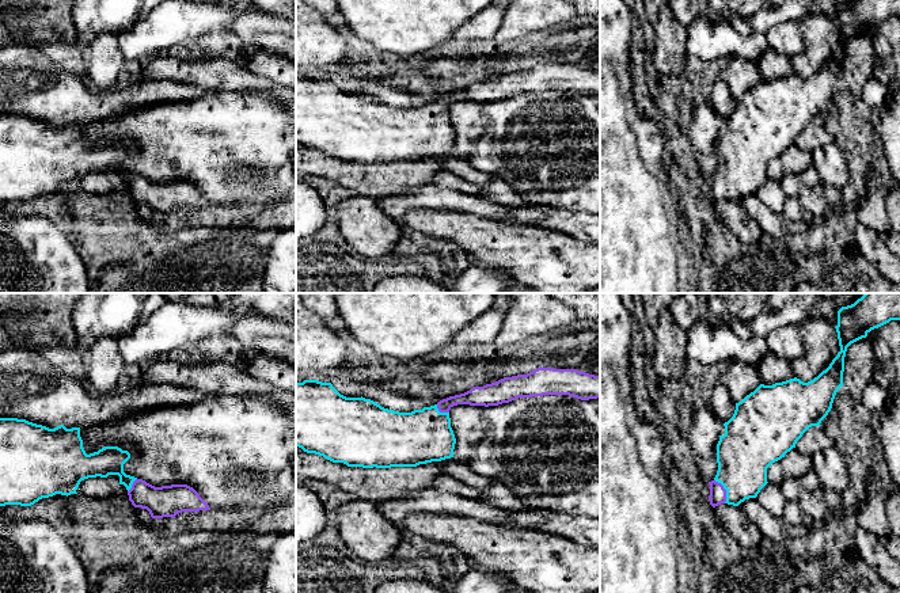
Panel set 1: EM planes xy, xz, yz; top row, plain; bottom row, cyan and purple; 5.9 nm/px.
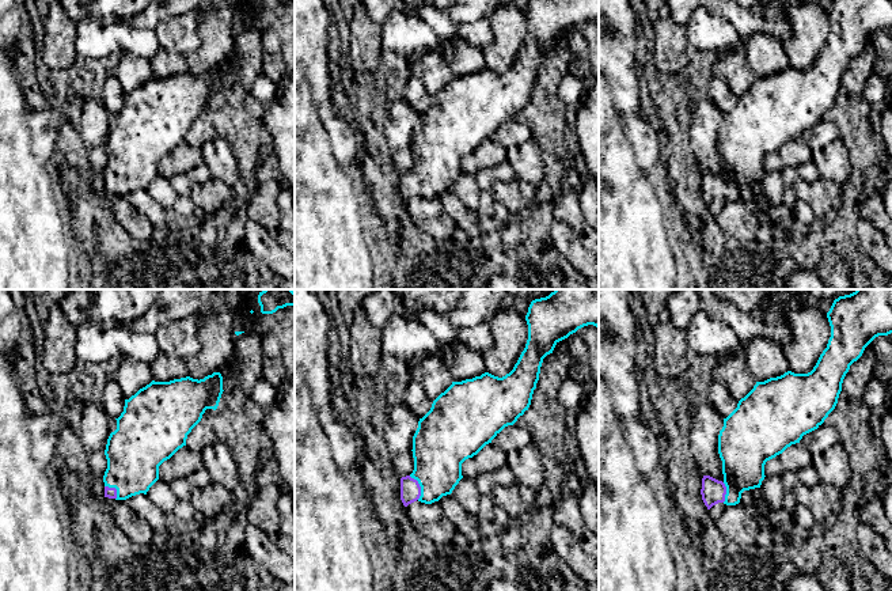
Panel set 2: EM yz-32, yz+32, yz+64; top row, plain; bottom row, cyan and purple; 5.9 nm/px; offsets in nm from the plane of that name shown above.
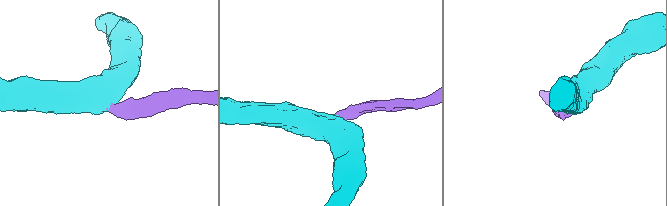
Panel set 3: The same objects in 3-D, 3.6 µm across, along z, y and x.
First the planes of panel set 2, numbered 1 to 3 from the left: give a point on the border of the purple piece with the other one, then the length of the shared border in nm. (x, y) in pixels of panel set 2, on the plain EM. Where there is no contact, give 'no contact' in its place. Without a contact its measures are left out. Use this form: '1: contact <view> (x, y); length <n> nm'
1: contact yz-32 (116, 184); length 110 nm
2: contact yz+32 (420, 181); length 160 nm
3: contact yz+64 (727, 188); length 120 nm

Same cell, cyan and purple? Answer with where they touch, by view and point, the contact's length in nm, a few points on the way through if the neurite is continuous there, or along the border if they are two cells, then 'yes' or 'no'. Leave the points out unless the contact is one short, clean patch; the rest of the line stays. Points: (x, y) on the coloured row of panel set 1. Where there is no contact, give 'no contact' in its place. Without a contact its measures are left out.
meets cyan in yz at (725, 489); contact 160 nm long; runs through yz (744, 452), (741, 472), (725, 489), (717, 495); yes

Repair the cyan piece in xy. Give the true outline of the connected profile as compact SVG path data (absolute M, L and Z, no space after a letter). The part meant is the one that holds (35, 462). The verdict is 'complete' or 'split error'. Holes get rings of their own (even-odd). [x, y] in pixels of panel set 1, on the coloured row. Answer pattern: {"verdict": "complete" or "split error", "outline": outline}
{"verdict": "split error", "outline": "M0 418L0 506L31 506L42 498L56 494L77 494L81 480L118 475L119 484L128 490L134 508L147 509L152 518L175 517L182 512L210 510L200 494L187 484L155 487L143 479L126 475L124 464L130 459L128 451L118 446L105 446L87 455L80 437L80 427L67 429L60 425L49 429L18 418Z"}

